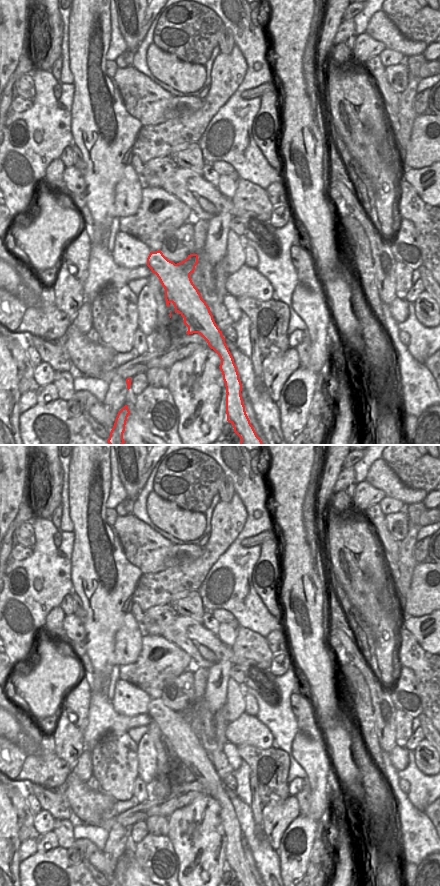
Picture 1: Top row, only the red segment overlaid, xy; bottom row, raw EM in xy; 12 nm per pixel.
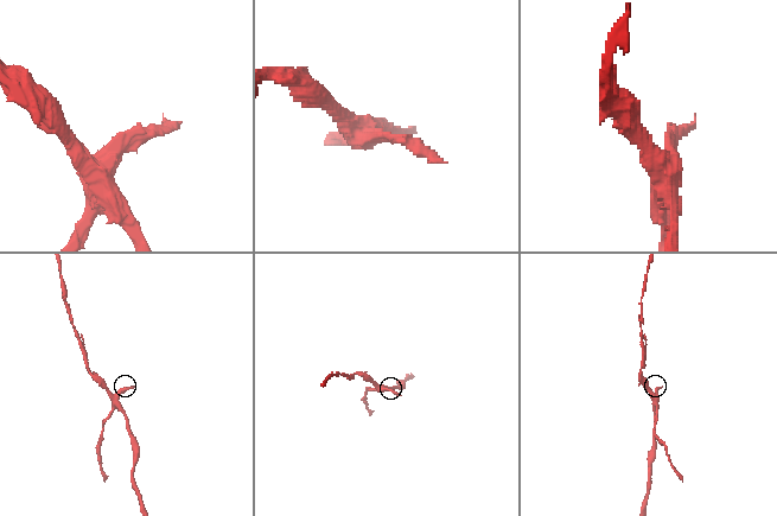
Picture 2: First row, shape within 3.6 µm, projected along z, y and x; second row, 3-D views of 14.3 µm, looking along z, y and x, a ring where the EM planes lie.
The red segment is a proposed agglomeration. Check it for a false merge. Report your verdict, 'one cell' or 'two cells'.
two cells

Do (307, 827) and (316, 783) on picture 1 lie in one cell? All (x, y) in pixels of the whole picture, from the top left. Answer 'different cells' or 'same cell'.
same cell

